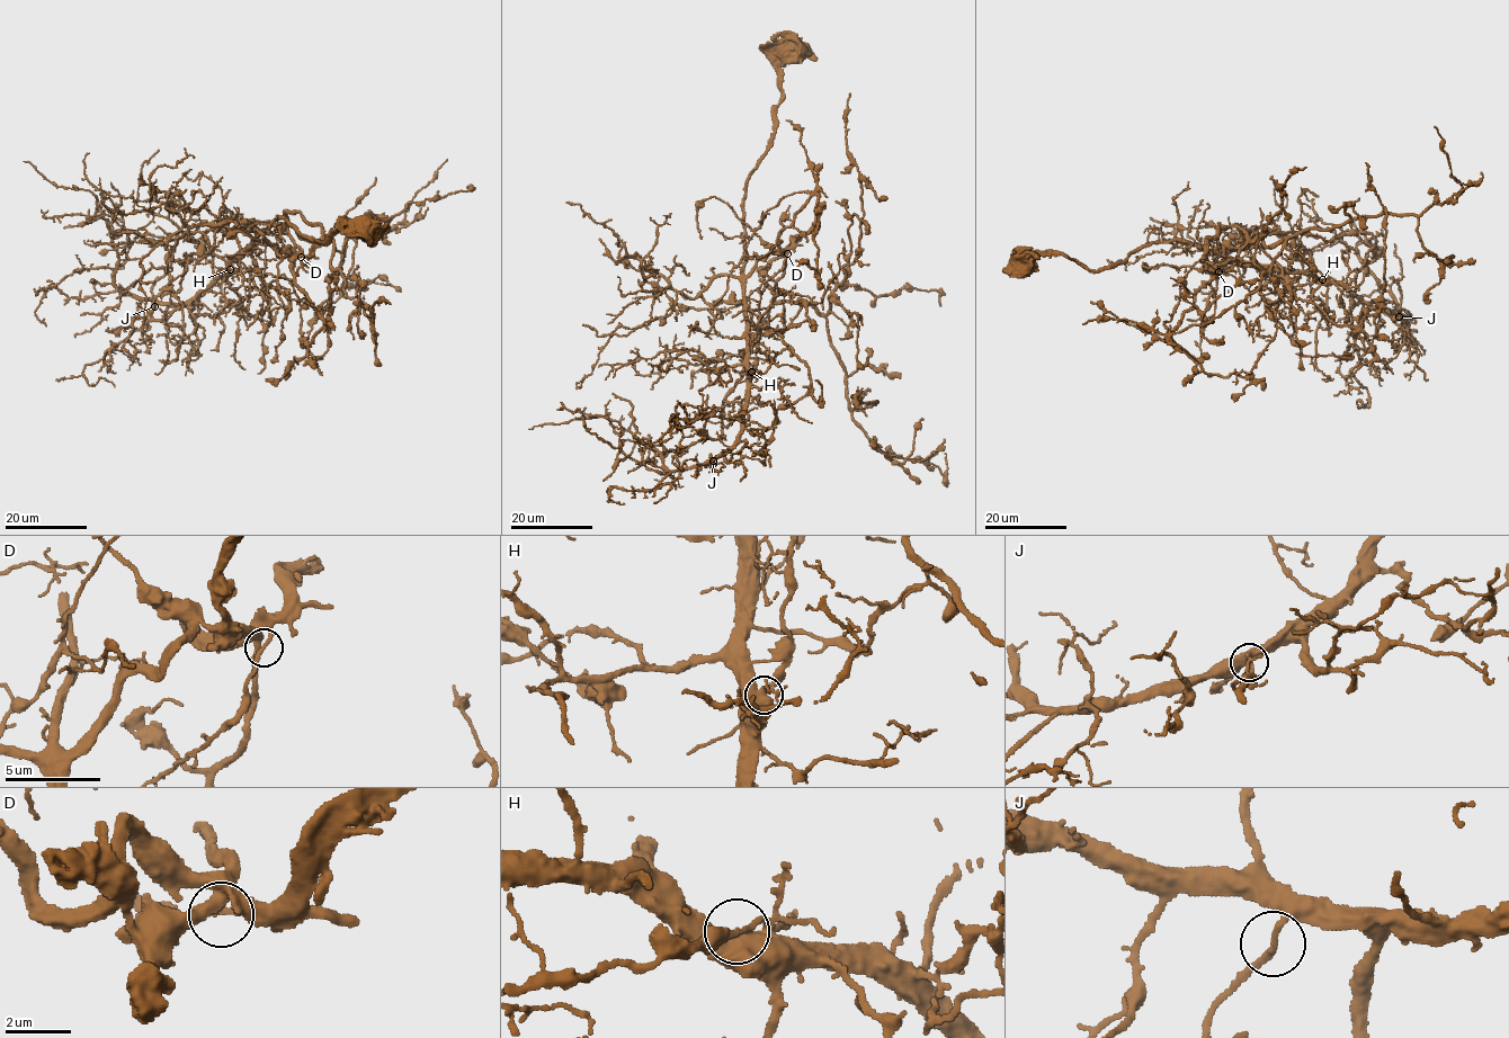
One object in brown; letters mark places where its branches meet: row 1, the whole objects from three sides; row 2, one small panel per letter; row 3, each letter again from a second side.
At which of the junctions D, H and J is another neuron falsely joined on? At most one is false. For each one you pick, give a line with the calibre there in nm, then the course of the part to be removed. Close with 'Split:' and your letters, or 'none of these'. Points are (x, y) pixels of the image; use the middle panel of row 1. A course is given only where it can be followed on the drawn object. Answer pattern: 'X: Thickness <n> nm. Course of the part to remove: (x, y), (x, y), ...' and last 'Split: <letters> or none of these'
H: Thickness 190 nm. Course of the part to remove: (752, 372), (759, 331), (787, 330), (804, 321), (811, 322)
Split: H

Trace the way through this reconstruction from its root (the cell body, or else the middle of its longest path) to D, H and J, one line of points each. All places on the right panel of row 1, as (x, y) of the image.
D: (1024, 259), (1025, 252), (1061, 253), (1103, 270), (1152, 243), (1182, 240), (1223, 256), (1212, 275), (1219, 271)
H: (1024, 259), (1025, 252), (1061, 253), (1103, 270), (1152, 243), (1182, 240), (1240, 261), (1322, 279)
J: (1024, 259), (1025, 252), (1061, 253), (1103, 270), (1152, 243), (1182, 240), (1240, 261), (1341, 280), (1398, 316)

